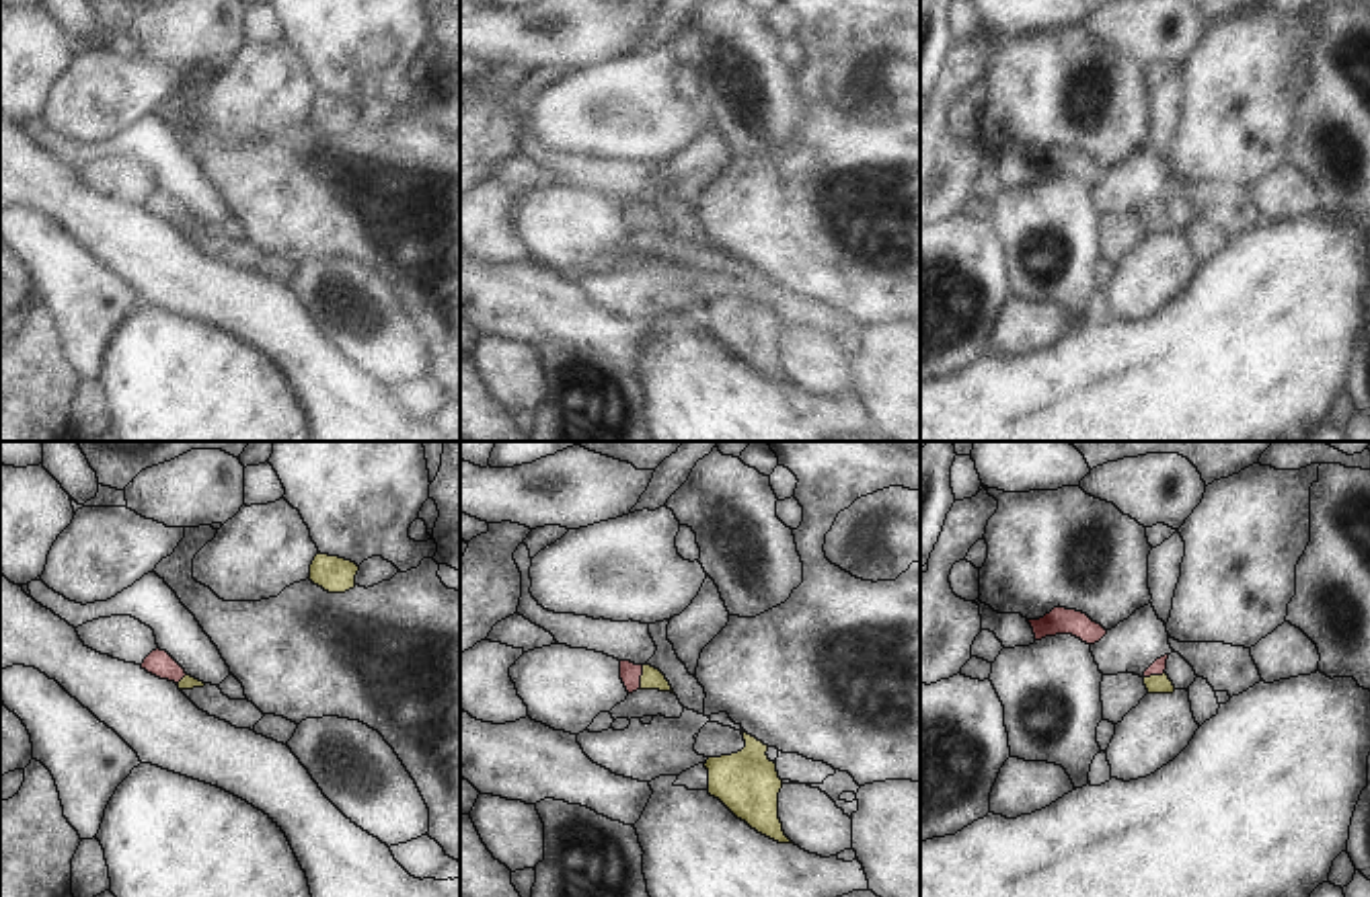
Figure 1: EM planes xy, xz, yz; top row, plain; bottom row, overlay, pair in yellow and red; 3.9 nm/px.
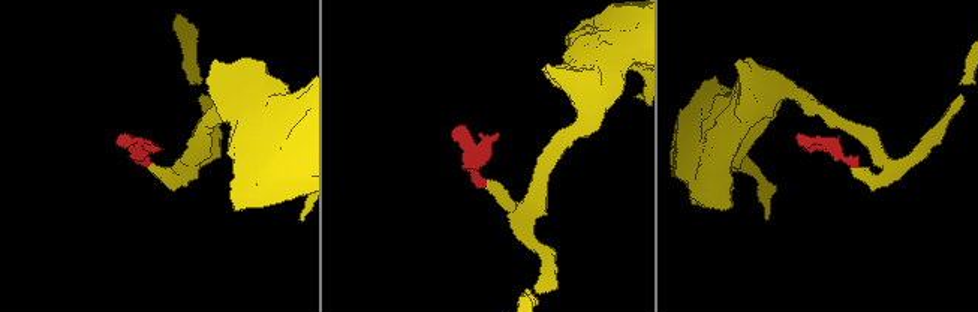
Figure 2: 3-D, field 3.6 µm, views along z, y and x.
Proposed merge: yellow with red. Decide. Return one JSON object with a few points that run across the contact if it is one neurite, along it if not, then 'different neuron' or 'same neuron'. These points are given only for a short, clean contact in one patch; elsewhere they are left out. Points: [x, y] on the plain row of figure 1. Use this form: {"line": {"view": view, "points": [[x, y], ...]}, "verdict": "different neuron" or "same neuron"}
{"line": {"view": "xz", "points": [[652, 218], [641, 218], [631, 214]]}, "verdict": "same neuron"}

